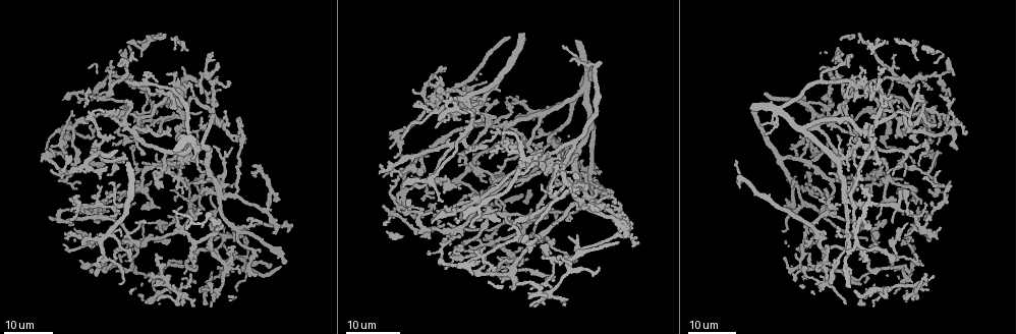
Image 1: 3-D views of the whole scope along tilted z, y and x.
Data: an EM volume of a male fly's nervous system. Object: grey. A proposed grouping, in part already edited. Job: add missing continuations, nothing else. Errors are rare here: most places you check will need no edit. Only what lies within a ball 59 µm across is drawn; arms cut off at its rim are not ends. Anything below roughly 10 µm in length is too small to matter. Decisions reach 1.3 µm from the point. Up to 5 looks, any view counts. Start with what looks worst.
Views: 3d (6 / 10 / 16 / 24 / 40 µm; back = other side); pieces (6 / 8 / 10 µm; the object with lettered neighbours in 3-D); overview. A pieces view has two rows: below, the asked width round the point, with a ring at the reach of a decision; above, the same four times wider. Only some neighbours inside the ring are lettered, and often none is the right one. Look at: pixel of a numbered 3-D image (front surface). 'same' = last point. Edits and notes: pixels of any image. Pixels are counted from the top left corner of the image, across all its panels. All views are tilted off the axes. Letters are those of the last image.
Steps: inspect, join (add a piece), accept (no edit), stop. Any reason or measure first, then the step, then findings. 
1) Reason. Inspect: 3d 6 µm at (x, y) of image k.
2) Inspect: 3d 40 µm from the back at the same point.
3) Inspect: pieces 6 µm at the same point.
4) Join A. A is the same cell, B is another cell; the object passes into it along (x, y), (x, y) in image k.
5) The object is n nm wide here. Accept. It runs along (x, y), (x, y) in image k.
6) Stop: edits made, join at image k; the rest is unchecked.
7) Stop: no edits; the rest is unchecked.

Tapers out. Inspect: 3d 16 µm at (541, 143) of image 1.

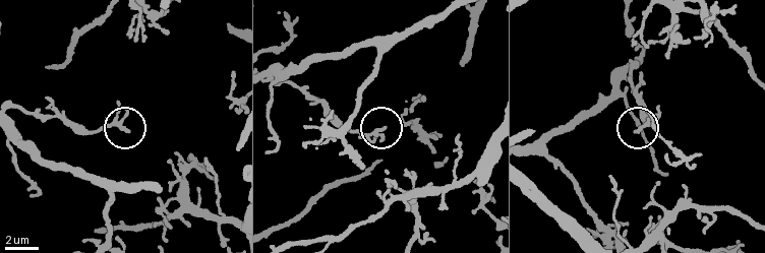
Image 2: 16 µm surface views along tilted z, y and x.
Inspect: pieces 6 µm at (129, 131) of image 2.

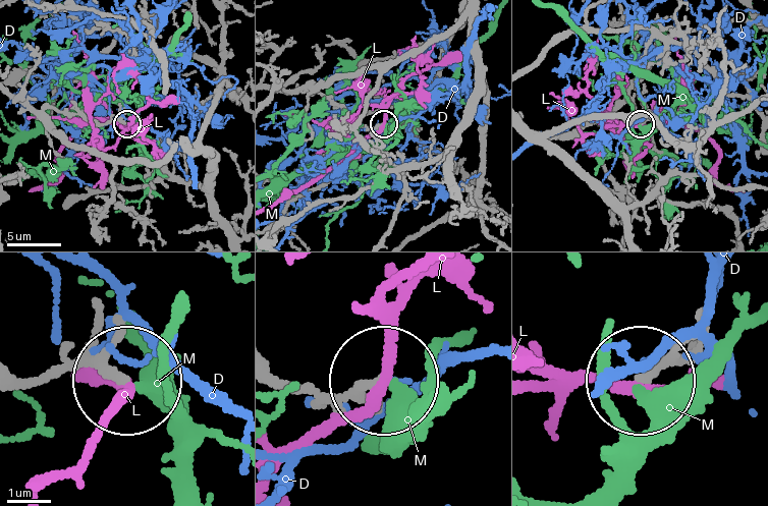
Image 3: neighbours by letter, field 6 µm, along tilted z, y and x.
Accept. D, L and M are other cells; it runs along (24, 383), (85, 361), (128, 384) in image 3; no lettered piece goes on from it.

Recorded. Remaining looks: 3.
Inspect: 3d 16 µm at (126, 102) of image 1.

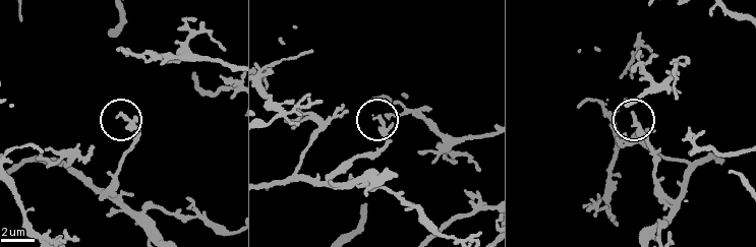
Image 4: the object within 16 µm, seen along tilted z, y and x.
Inspect: pieces 10 µm at (635, 116) of image 4.

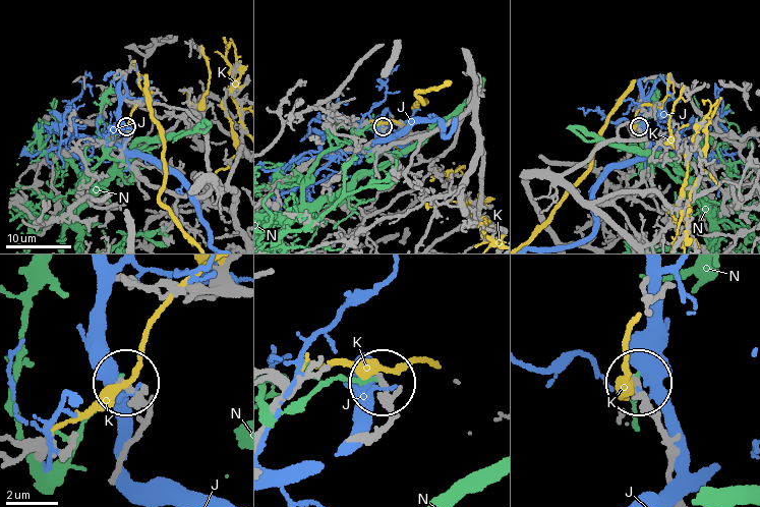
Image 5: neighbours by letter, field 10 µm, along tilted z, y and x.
The object is 220 nm wide here. Accept. J, K and N are other cells; none of them fits.

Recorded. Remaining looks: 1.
Stop: no edits; the rest is unchecked.

